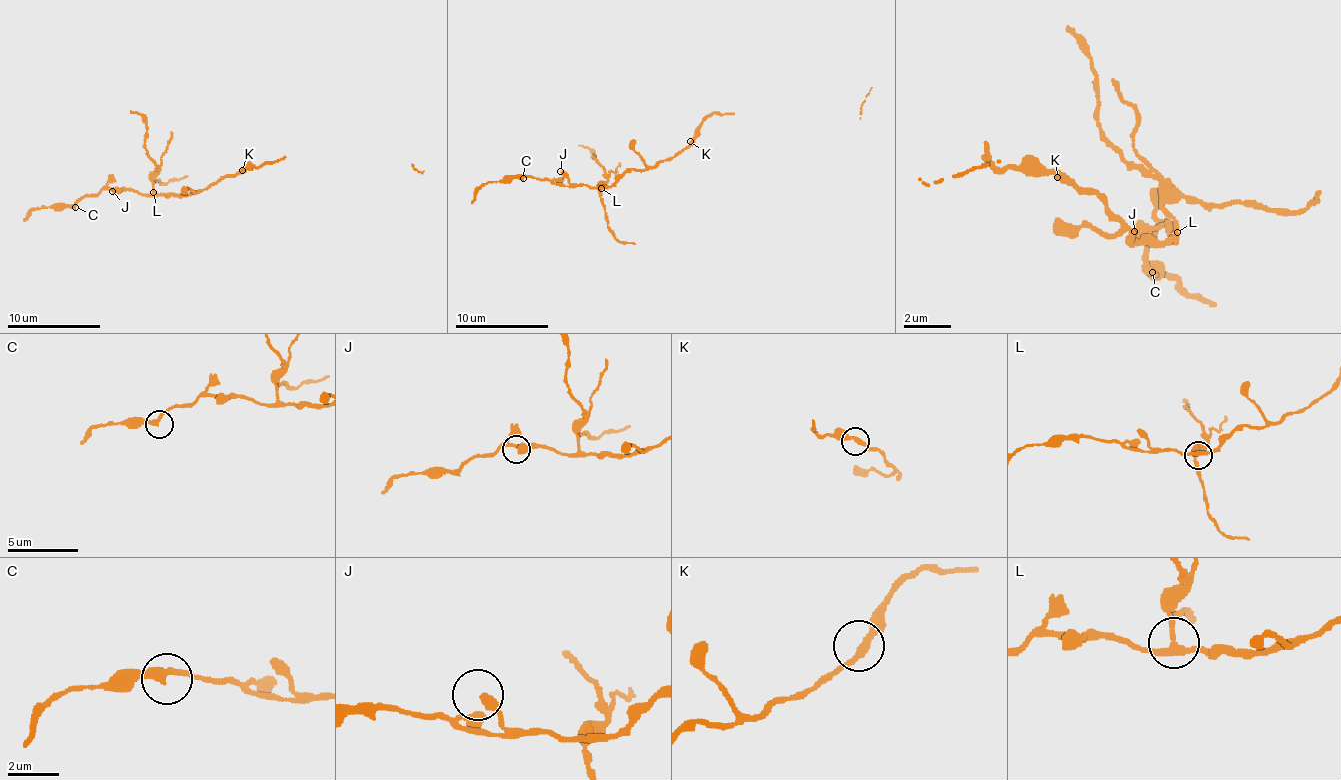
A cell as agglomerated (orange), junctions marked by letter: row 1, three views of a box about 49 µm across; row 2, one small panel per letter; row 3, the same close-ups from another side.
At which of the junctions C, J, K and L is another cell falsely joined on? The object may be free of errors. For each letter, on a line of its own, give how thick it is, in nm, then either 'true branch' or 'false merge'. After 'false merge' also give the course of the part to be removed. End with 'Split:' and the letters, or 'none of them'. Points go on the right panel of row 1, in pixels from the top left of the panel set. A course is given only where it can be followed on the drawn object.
C: calibre 280 nm; true branch
J: calibre 440 nm; true branch
K: calibre 280 nm; true branch
L: calibre 240 nm; false merge; course (1176, 231), (1164, 189), (1128, 160), (1099, 124), (1093, 59), (1069, 23)
Split: L

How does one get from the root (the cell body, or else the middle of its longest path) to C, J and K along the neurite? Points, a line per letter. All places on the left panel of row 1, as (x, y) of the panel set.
C: (228, 177), (189, 193), (140, 193), (103, 189), (98, 193), (84, 196), (75, 207)
J: (228, 177), (189, 193), (140, 193), (124, 189), (112, 191)
K: (228, 177), (235, 177), (242, 170)

